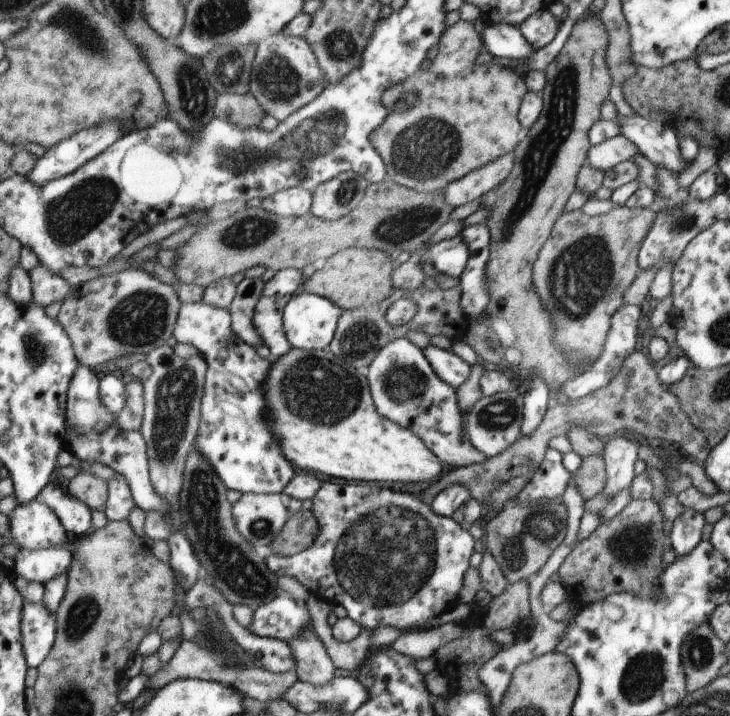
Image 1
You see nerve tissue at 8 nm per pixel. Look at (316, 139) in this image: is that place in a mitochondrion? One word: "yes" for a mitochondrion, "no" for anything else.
yes

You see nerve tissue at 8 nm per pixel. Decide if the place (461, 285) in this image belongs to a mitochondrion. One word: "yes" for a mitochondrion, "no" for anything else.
no

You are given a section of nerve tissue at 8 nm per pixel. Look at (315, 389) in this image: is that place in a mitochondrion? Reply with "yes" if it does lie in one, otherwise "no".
yes

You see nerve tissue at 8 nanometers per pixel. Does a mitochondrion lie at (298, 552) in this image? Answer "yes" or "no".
no

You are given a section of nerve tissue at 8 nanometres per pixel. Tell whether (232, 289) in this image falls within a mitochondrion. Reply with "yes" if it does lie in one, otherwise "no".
no

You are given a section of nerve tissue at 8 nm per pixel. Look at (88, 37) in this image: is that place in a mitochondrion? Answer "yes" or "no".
yes

